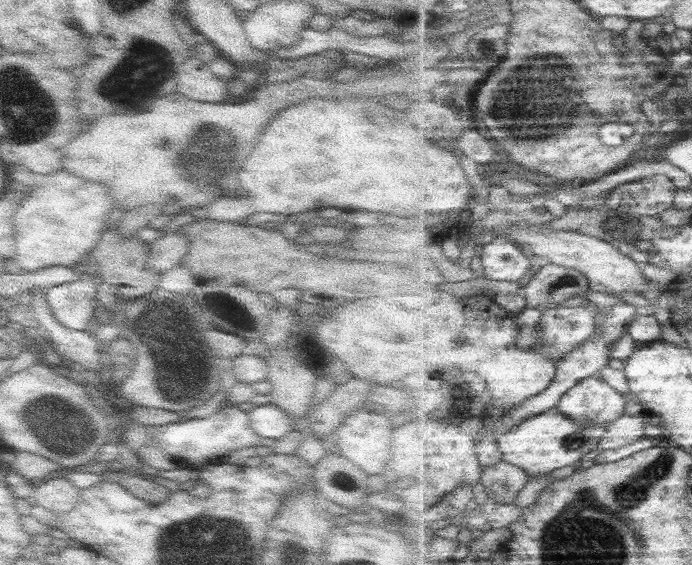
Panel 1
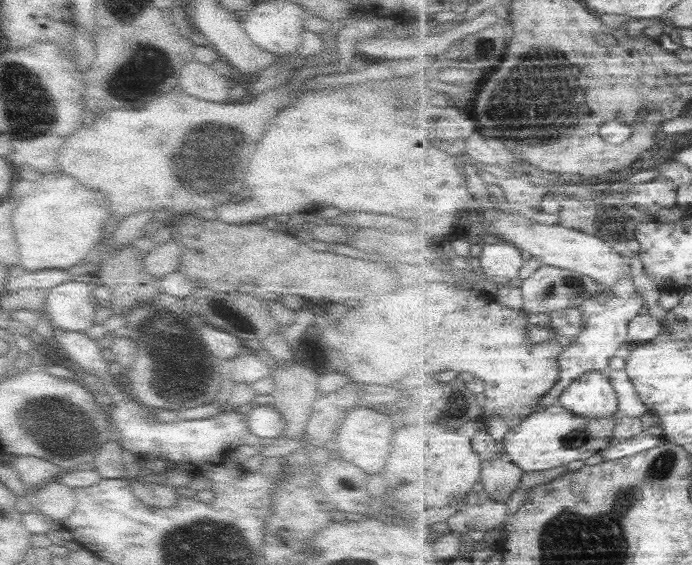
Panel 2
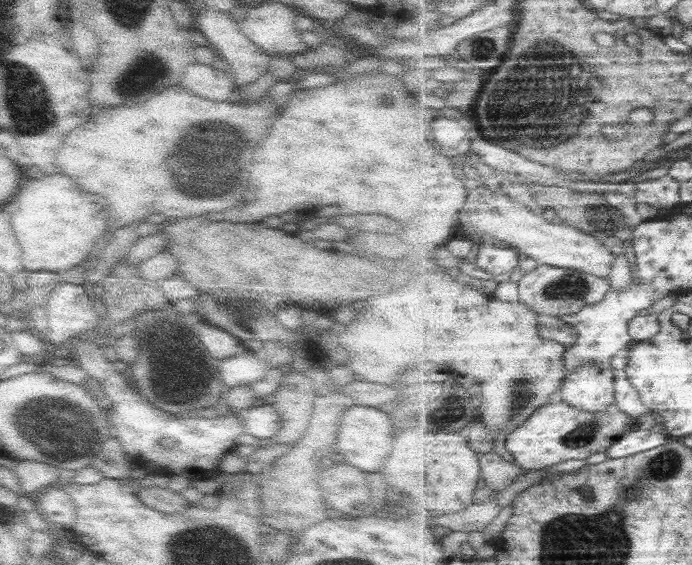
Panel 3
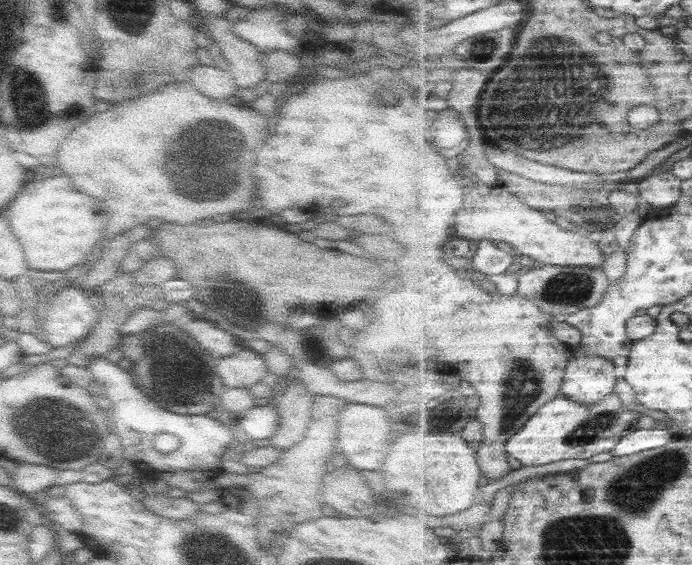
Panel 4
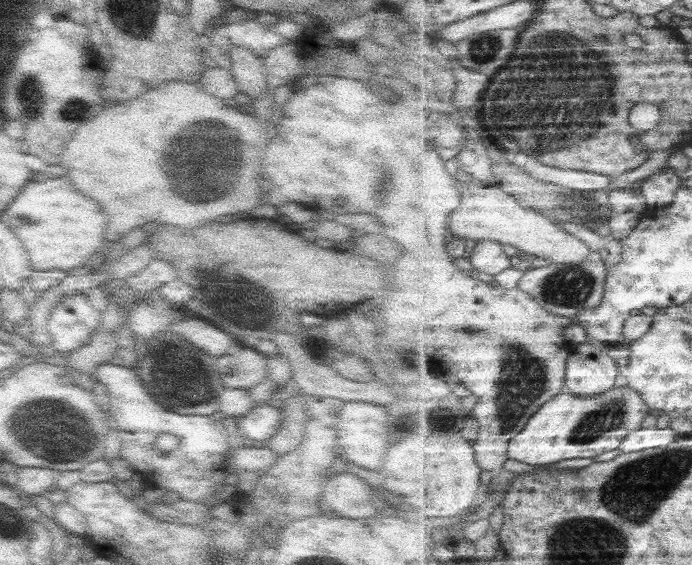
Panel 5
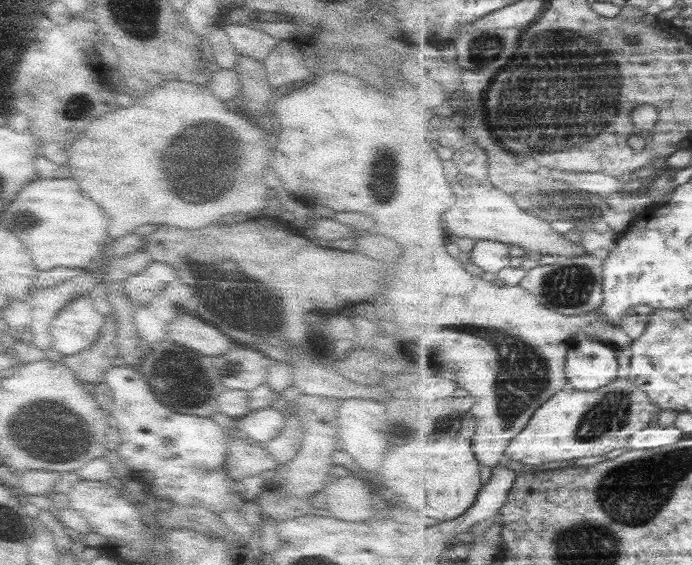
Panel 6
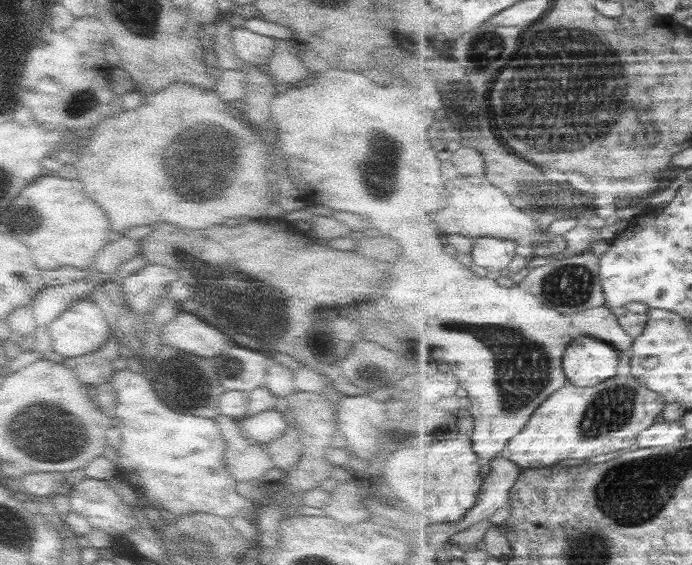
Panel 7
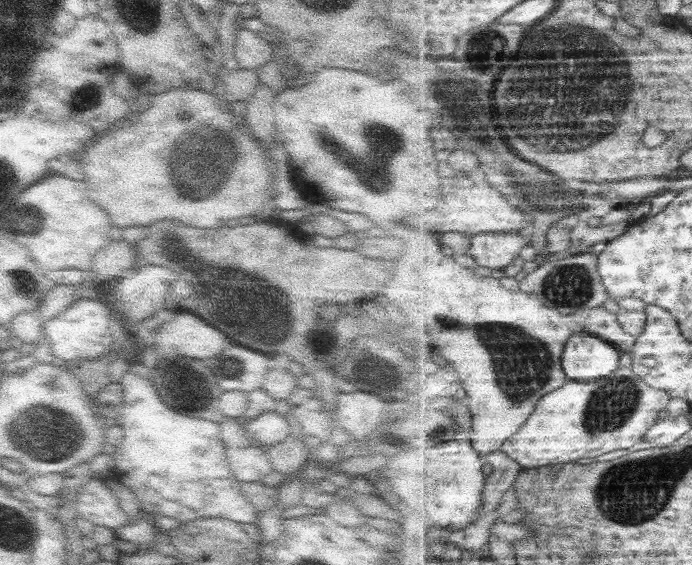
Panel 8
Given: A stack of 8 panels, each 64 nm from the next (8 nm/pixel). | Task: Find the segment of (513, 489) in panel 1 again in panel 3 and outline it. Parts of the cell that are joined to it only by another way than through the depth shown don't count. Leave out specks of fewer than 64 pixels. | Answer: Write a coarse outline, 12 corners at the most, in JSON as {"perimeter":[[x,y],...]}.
{"perimeter":[[494,449],[480,454],[481,475],[495,498],[521,467]]}

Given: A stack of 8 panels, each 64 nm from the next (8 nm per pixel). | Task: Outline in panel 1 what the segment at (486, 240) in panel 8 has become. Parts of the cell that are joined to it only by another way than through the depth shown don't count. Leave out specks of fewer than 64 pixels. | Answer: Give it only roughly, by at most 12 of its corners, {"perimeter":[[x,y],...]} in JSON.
{"perimeter":[[508,235],[483,246],[483,276],[521,280],[534,258]]}

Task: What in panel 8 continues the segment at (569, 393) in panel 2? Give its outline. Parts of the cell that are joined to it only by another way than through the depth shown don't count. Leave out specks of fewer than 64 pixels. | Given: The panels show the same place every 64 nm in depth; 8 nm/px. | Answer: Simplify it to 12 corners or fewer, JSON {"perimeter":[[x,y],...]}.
{"perimeter":[[577,332],[562,357],[568,380],[615,373],[623,352]]}

